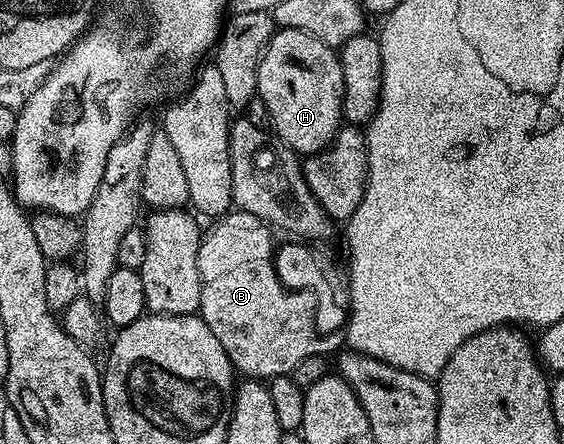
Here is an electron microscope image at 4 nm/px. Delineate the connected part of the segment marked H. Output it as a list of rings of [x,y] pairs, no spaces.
[[[282,28],[274,31],[273,37],[261,51],[261,61],[257,67],[257,95],[263,98],[263,106],[267,106],[272,131],[277,131],[277,136],[281,139],[278,141],[284,147],[302,157],[322,152],[332,142],[337,129],[343,124],[341,115],[343,70],[340,55],[323,42],[319,42],[319,38],[303,30]]]

